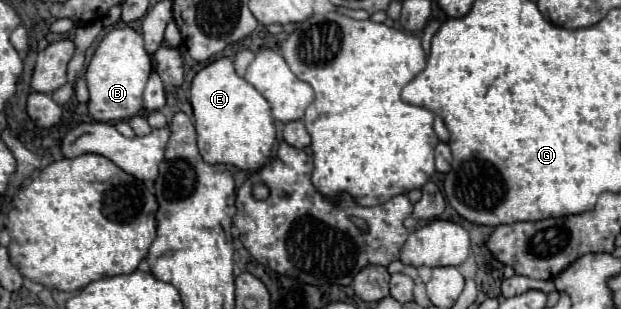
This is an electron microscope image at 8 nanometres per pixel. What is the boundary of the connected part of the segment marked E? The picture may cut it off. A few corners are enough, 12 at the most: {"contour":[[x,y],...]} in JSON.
{"contour":[[221,57],[191,105],[207,163],[257,171],[275,143],[269,101]]}

